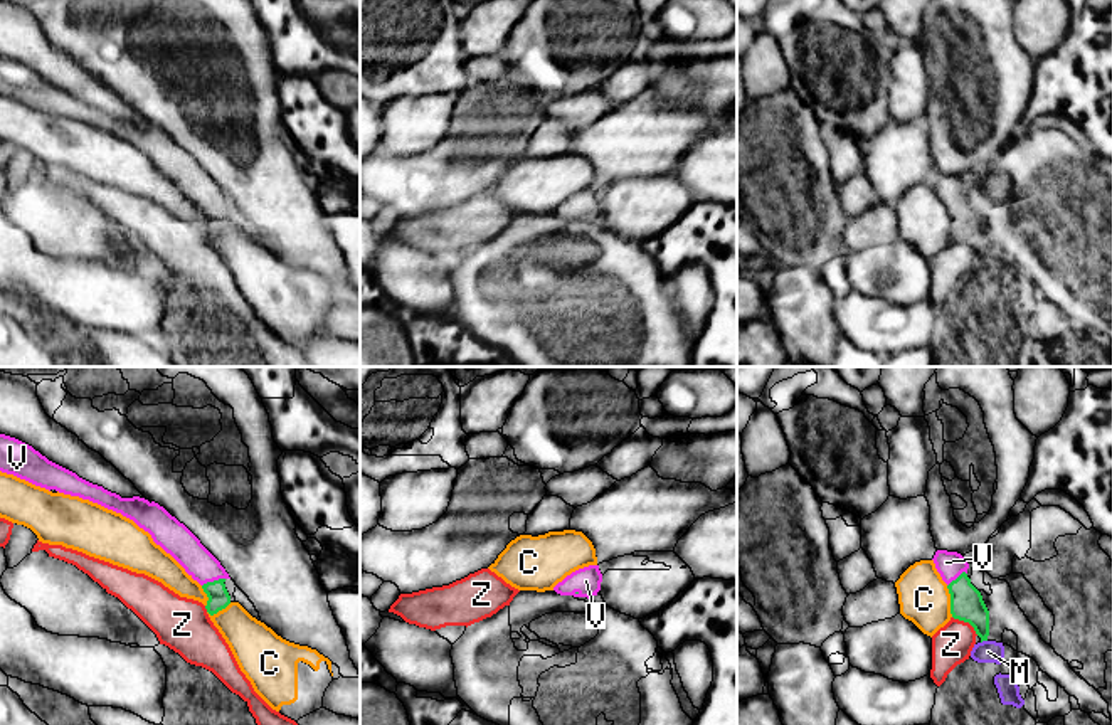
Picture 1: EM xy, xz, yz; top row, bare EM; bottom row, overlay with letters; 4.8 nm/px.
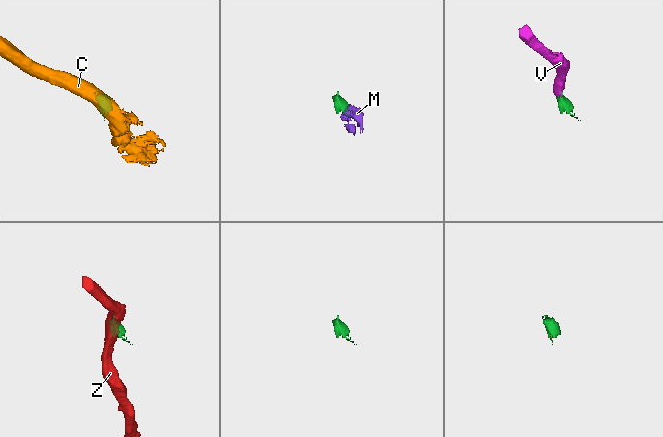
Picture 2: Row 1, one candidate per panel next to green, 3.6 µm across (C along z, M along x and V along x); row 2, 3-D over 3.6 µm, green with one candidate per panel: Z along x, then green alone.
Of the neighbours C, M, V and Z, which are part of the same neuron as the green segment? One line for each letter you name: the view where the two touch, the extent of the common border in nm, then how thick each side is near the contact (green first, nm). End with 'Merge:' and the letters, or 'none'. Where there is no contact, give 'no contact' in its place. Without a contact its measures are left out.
V: xy | 120 nm | 100/150 nm
Merge: V

